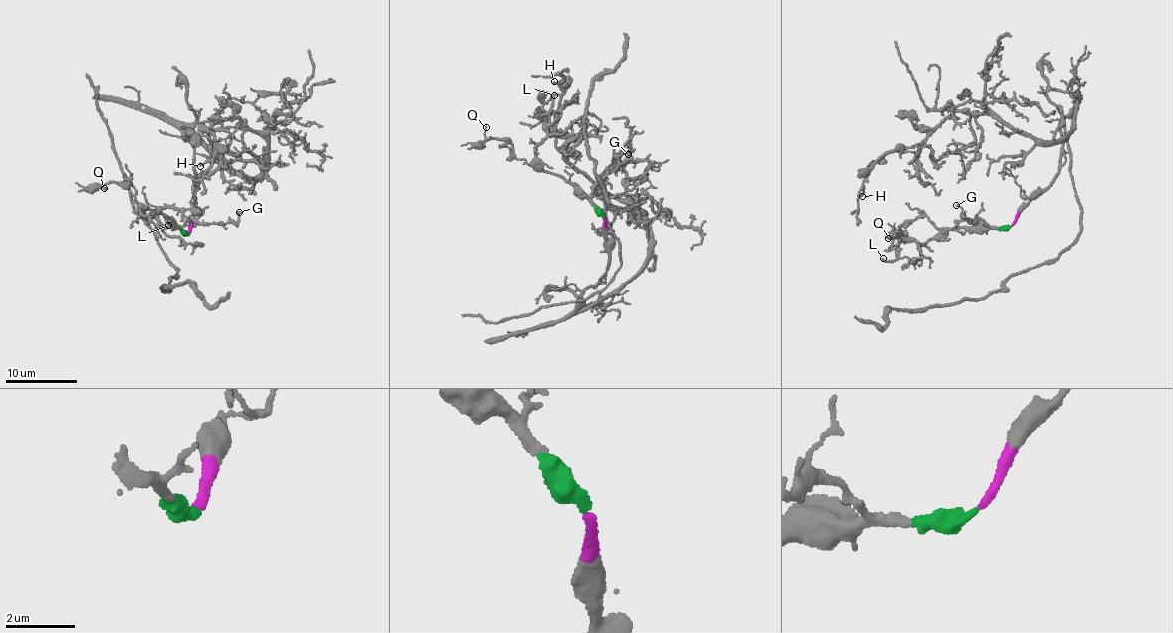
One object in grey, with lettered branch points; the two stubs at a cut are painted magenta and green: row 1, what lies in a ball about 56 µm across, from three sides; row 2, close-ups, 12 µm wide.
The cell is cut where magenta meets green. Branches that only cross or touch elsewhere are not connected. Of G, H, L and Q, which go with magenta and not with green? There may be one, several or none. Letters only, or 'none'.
H

